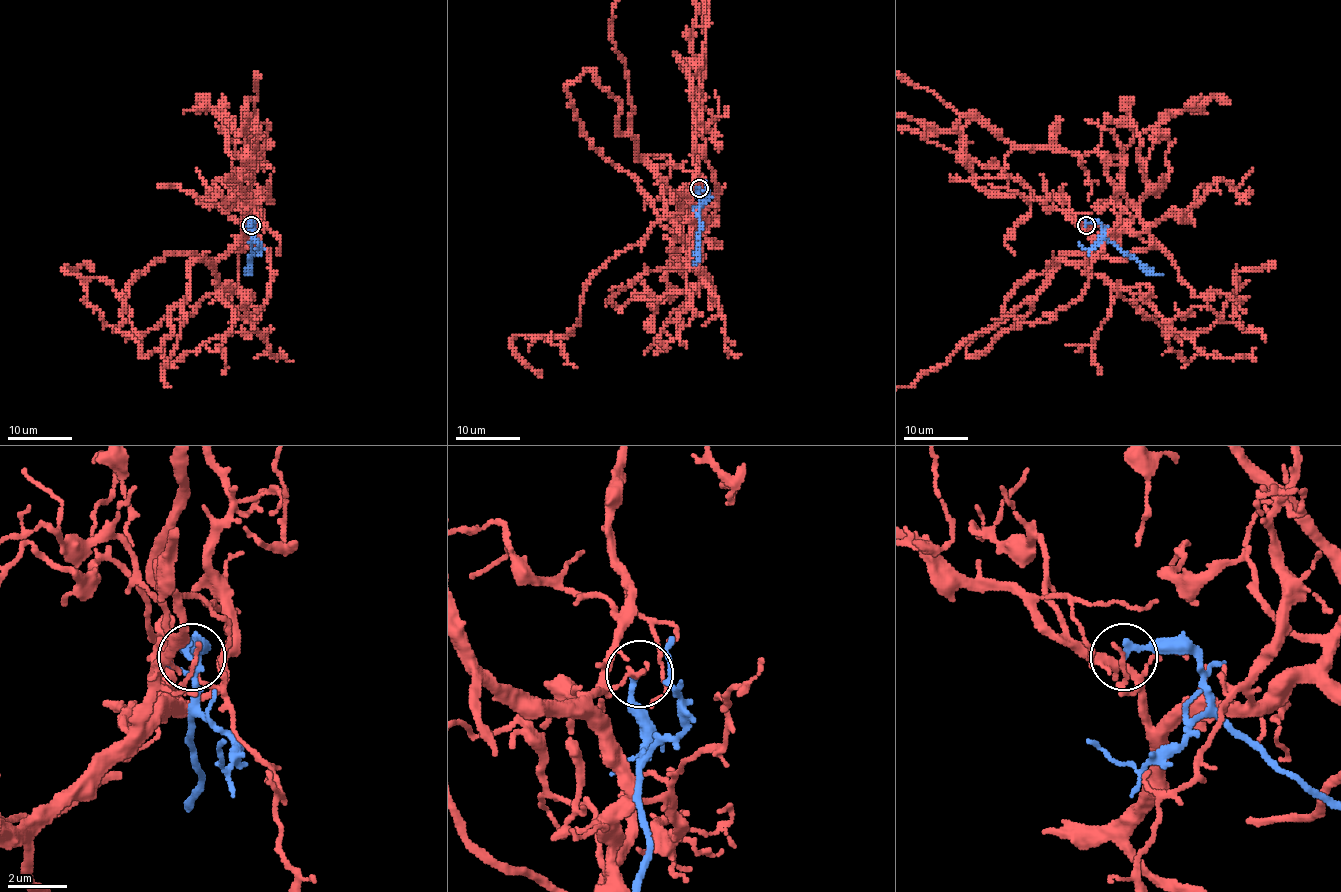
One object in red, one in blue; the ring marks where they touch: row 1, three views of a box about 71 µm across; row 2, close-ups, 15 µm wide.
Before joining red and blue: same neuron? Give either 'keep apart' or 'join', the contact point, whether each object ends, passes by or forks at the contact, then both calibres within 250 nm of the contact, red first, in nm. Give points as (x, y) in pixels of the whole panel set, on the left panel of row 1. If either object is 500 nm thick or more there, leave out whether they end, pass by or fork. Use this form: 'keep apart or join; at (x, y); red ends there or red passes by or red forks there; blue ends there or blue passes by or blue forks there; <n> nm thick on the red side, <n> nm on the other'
keep apart; at (251, 225); red ends there; blue ends there; 130 nm thick on the red side, 240 nm on the other

